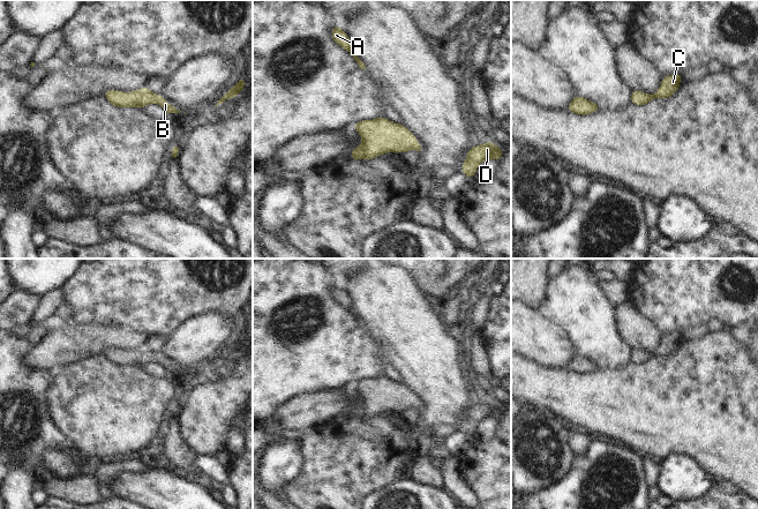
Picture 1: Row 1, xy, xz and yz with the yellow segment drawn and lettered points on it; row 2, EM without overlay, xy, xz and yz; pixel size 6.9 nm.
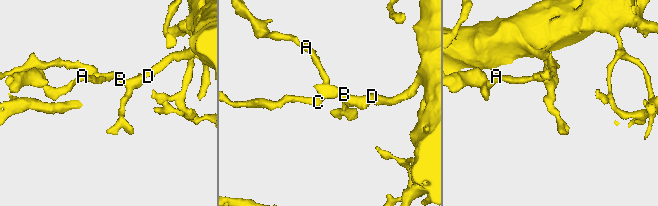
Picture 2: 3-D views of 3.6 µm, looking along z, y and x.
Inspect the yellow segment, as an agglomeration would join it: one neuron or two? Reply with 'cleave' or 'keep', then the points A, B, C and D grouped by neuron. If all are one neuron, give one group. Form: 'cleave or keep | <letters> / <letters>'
keep | A B C D

